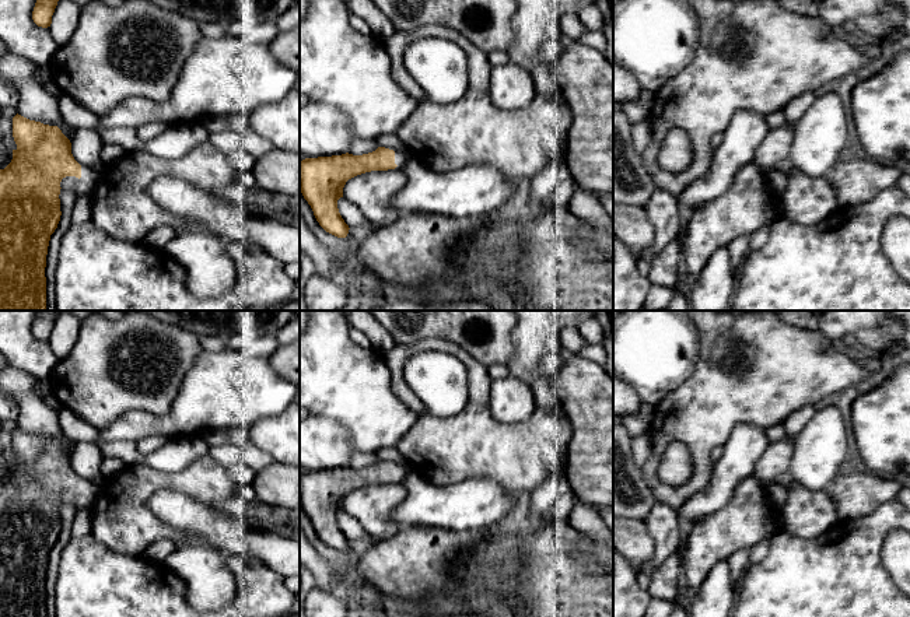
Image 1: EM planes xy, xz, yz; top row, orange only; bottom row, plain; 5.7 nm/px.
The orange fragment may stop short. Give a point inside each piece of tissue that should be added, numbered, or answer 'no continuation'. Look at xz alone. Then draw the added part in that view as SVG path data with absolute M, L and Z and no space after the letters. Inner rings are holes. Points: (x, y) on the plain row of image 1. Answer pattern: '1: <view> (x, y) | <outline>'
1: xz (401, 470) | M400 463L393 464L395 464L395 477L398 478L395 483L402 484L413 470L409 464L400 464Z

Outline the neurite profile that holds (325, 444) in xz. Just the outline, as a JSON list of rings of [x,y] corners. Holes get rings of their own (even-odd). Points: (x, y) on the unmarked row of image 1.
[[[314,413],[300,421],[300,464],[307,471],[346,467],[353,453],[351,437],[342,423]]]

